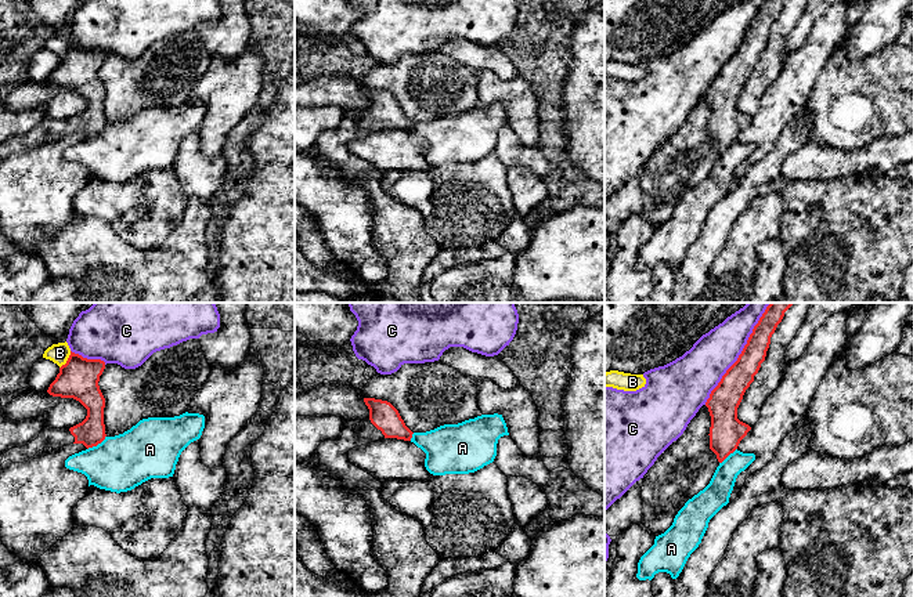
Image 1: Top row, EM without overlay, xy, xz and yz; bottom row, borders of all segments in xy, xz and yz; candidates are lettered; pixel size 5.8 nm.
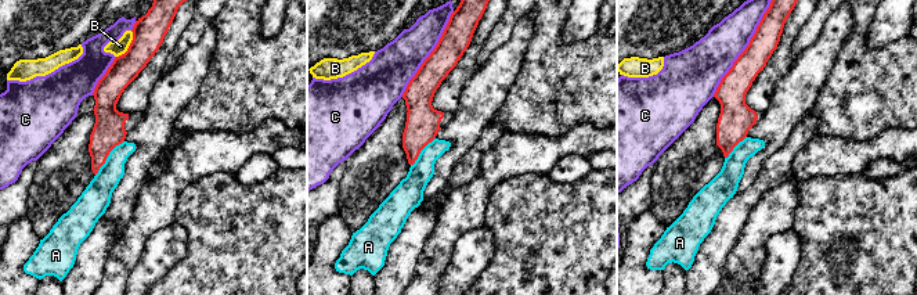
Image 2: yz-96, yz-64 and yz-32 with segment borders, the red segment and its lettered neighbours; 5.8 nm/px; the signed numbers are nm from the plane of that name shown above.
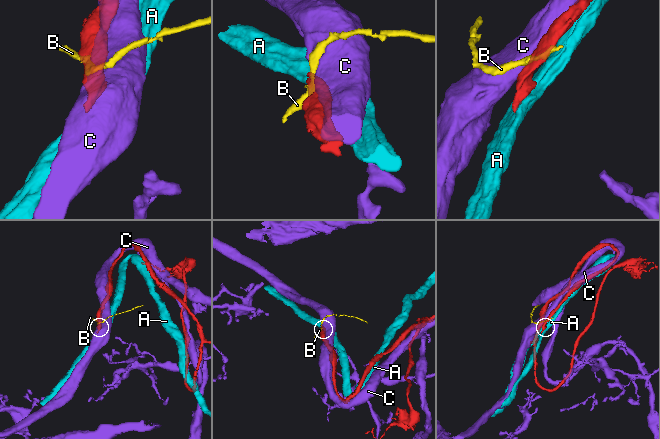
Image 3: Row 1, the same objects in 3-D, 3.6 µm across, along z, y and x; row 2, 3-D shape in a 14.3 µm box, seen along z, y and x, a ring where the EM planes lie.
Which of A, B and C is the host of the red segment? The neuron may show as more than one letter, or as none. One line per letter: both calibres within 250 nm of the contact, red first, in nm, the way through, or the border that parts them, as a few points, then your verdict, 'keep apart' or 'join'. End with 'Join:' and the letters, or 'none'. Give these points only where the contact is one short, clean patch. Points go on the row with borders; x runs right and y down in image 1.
A: 160/320 nm | keep apart
B: 240/120 nm | along xy (71, 351), (60, 368) | keep apart
C: 170/260 nm | keep apart
Join: none

